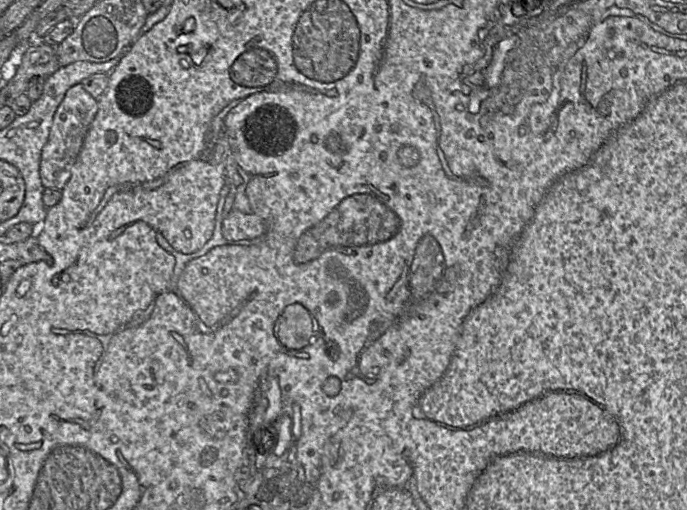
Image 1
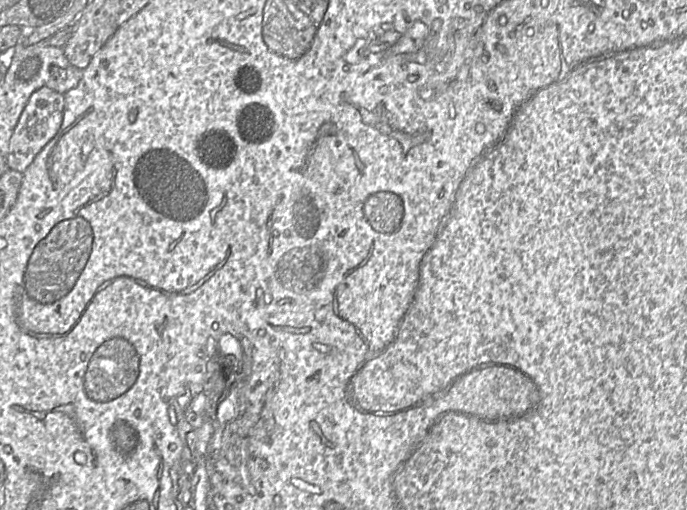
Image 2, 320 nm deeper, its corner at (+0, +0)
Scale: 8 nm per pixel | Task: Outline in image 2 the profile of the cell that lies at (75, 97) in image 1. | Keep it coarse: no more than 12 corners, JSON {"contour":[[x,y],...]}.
{"contour":[[31,94],[9,141],[21,173],[60,130],[64,96]]}

